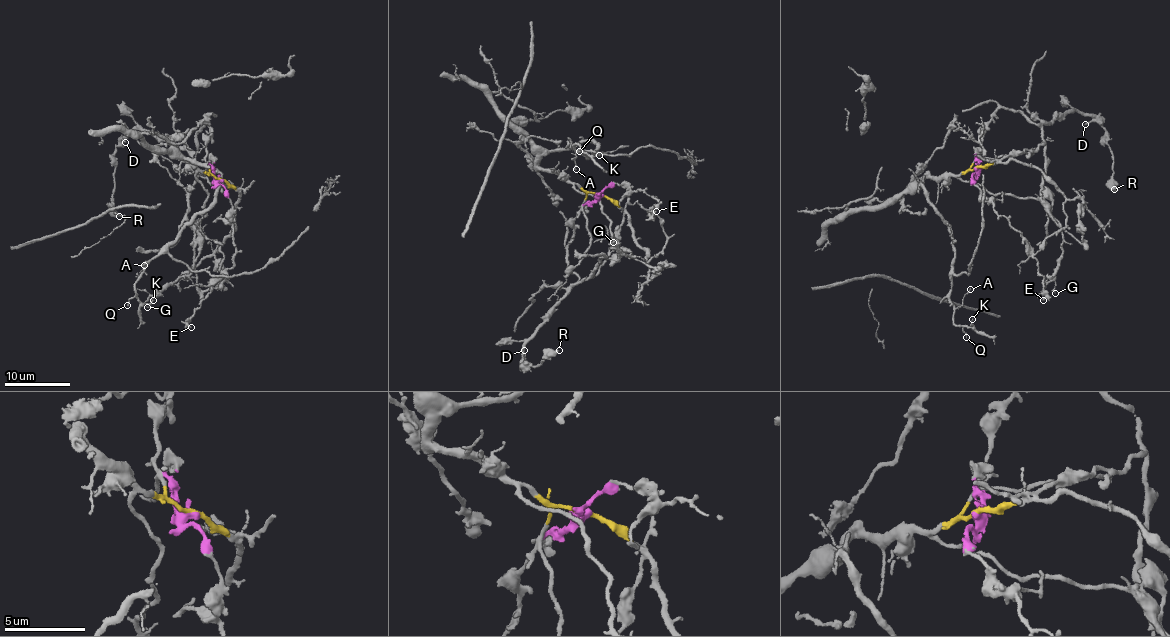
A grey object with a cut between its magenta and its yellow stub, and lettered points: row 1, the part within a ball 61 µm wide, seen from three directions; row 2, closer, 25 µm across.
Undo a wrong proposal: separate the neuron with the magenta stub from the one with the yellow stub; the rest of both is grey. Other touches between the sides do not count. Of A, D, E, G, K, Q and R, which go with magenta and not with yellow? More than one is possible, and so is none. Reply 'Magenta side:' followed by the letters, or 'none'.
Magenta side: D, E, R

